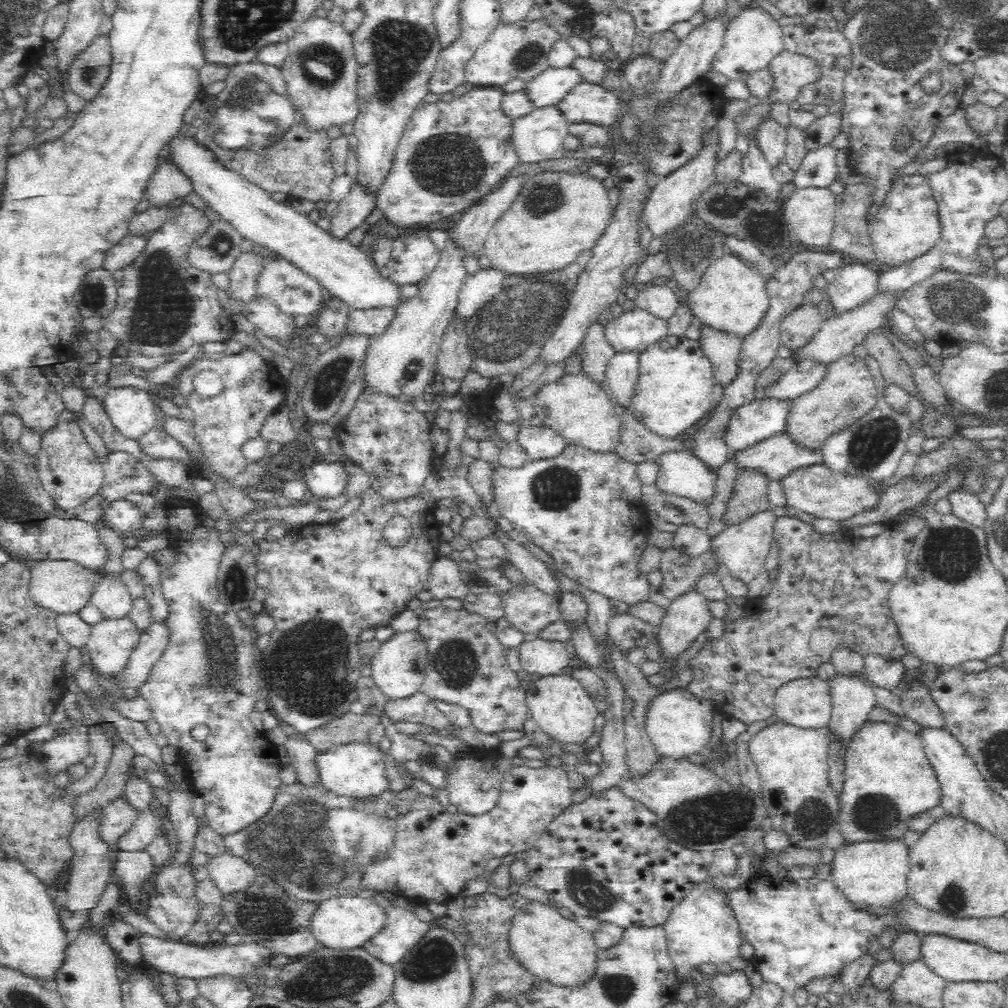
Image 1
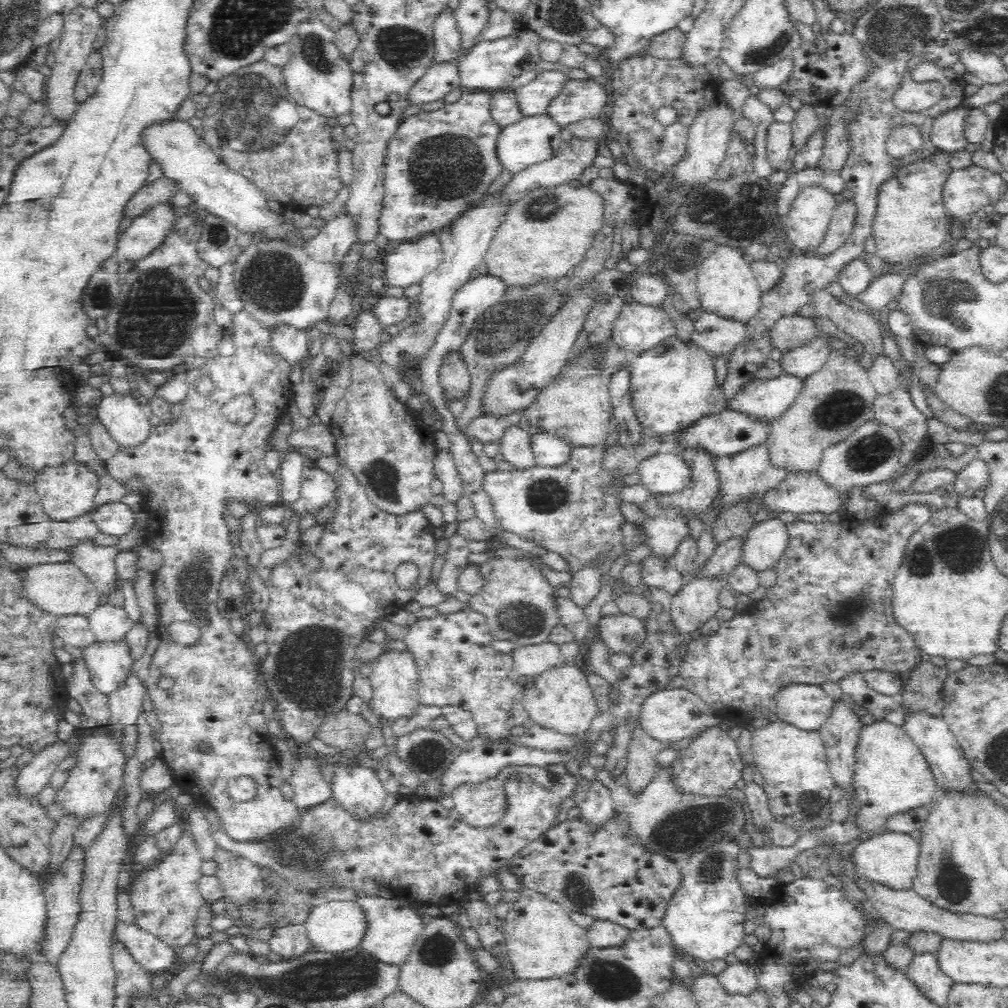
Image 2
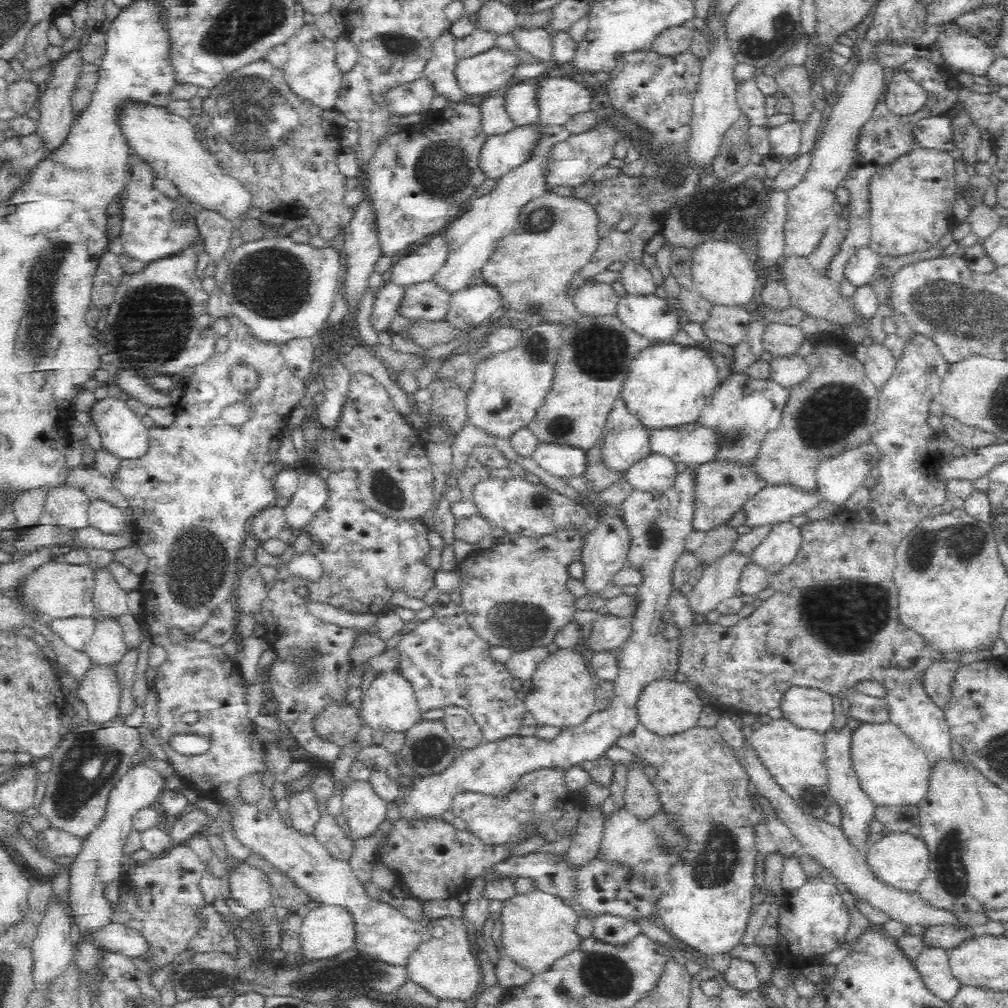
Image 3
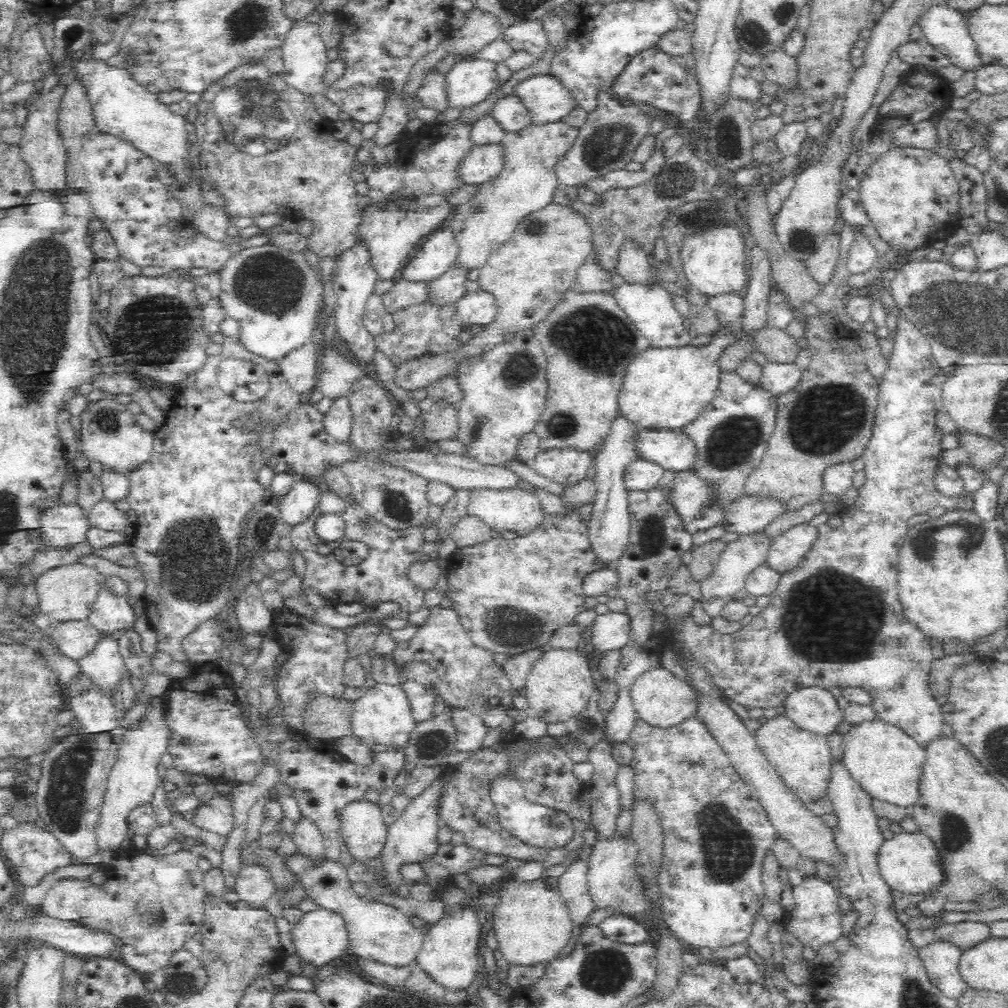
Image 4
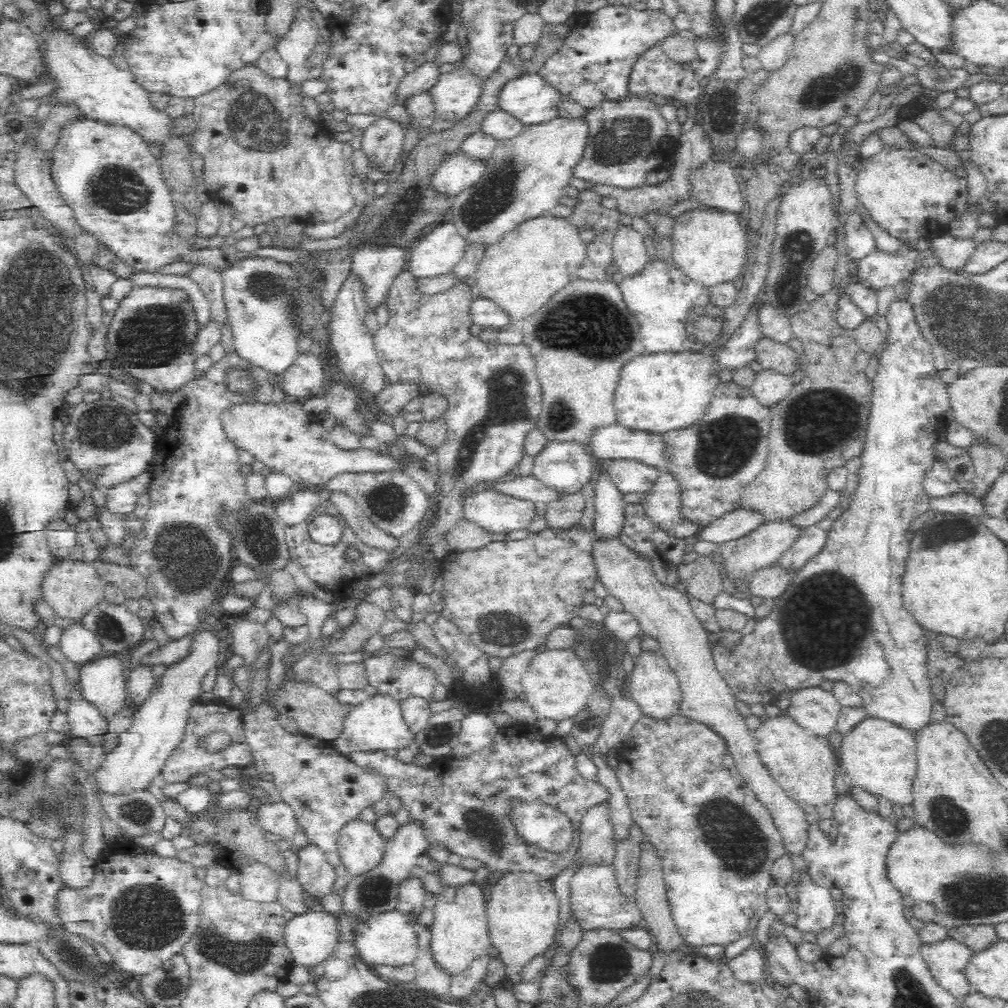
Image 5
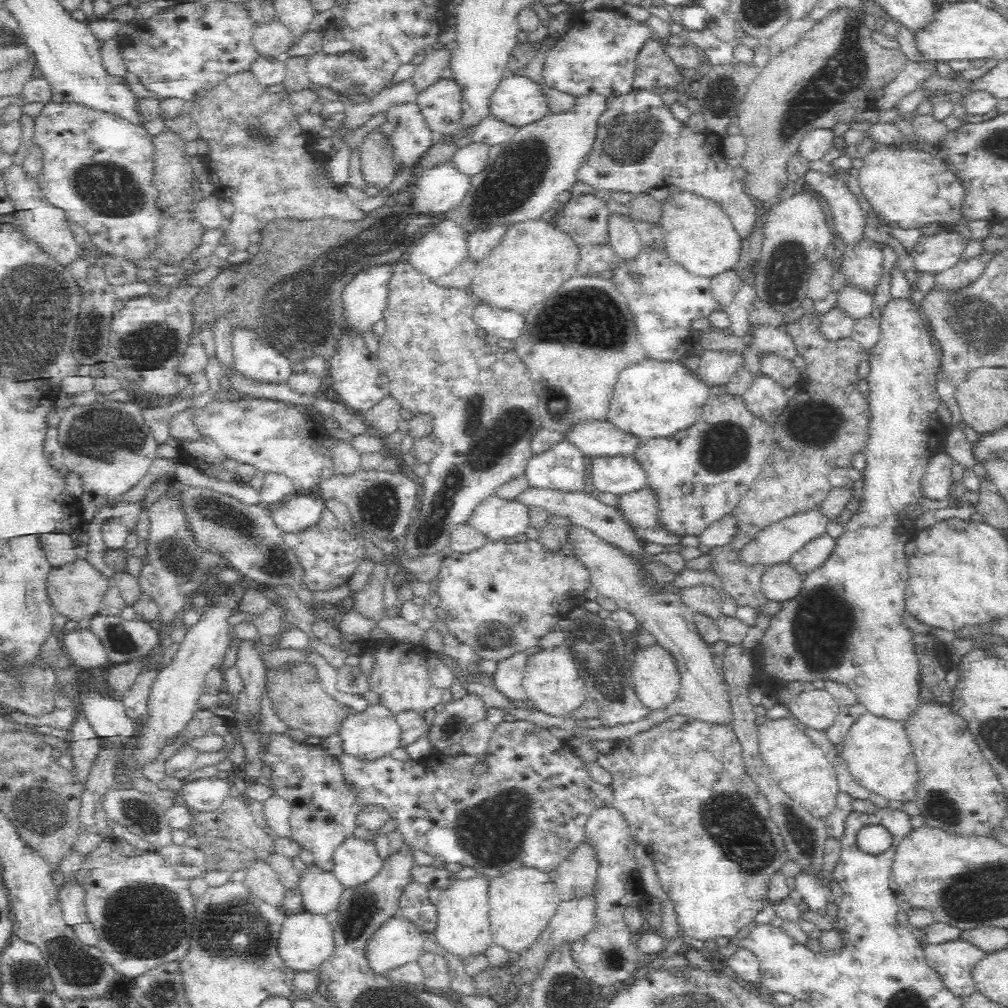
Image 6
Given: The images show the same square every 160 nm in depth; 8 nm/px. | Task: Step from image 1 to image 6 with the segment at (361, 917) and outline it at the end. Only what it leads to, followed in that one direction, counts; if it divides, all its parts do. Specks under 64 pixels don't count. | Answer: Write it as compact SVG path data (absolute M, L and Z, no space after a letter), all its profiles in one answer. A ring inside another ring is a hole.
M312 913L287 914L283 921L276 951L286 967L295 972L317 973L318 969L333 955L335 938L333 928L325 916Z

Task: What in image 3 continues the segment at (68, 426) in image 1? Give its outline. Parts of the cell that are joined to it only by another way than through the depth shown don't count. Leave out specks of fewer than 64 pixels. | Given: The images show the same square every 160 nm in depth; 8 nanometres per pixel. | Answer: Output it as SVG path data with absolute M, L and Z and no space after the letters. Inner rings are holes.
M62 484L48 489L48 498L39 524L66 527L79 531L89 525L88 506L90 499L79 487Z

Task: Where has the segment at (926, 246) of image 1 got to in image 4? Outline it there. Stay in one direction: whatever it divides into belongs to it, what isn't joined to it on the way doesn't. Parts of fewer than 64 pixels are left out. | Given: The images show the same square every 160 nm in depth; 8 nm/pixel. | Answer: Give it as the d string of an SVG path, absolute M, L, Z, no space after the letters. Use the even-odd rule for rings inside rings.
M904 147L883 152L860 177L859 200L876 232L891 248L917 249L947 239L961 220L960 185L950 165L929 149Z

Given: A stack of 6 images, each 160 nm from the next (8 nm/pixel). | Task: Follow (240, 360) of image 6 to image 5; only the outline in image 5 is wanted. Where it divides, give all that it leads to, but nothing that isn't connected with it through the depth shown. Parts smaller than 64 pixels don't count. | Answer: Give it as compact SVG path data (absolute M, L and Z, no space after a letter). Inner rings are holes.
M248 257L241 261L231 260L231 264L221 271L221 279L235 354L249 367L258 368L269 374L271 379L282 378L300 356L297 352L297 334L293 332L288 316L289 308L286 308L292 288L296 286L288 265L263 257Z

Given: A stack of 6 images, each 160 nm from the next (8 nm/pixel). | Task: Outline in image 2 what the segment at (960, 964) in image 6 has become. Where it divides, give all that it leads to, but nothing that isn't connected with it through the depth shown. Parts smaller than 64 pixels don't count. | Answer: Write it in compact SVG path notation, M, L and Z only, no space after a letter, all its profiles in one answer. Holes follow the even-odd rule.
M937 953L917 954L905 971L930 1000L940 1006L947 1006L947 998L955 982L940 968Z

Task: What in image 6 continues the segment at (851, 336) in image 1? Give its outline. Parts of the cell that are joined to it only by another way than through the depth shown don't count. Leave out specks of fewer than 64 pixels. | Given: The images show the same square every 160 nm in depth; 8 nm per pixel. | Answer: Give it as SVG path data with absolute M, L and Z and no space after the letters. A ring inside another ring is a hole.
M755 375L752 386L741 394L744 408L760 419L762 423L771 425L778 422L784 407L787 405L787 398L784 391L776 386L766 375Z

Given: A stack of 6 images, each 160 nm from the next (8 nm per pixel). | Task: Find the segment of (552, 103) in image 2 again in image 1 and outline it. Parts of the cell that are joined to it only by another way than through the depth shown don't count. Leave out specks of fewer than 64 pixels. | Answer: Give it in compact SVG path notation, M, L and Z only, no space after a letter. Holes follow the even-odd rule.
M581 79L555 104L560 116L574 124L589 122L610 127L619 116L619 99L600 84Z

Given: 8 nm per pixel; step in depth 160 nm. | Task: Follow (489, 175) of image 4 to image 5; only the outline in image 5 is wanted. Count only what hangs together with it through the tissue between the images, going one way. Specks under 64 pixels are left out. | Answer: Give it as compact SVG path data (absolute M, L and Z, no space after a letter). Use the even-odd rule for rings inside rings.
M462 152L450 155L430 176L430 185L438 196L452 200L480 180L485 163L466 158Z

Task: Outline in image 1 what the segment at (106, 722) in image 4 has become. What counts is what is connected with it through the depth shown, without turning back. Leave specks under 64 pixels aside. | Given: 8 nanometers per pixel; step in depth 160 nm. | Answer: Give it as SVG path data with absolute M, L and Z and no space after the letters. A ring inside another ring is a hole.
M128 618L119 621L102 620L92 626L91 637L83 650L90 655L91 666L99 674L101 680L114 680L124 670L130 655L138 646L140 637L140 633Z

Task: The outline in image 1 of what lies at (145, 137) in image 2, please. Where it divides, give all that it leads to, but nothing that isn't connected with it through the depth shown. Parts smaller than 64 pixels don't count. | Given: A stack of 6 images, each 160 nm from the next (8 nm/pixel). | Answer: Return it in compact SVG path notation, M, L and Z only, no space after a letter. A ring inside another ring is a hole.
M177 133L176 136L170 136L164 142L165 145L170 148L168 150L168 162L172 163L172 167L176 167L176 171L188 179L188 183L192 185L192 192L196 192L208 204L210 210L220 214L221 218L230 223L244 240L252 240L254 245L260 244L270 248L272 252L282 255L310 276L316 277L329 298L339 299L351 310L382 306L396 307L401 304L399 301L399 286L393 284L389 278L382 277L378 273L373 259L366 255L360 247L352 245L346 239L338 240L330 237L325 230L318 227L315 222L310 221L307 214L300 213L285 203L274 201L263 188L246 180L240 173L226 168L217 159L215 152L205 144L198 143L196 138Z

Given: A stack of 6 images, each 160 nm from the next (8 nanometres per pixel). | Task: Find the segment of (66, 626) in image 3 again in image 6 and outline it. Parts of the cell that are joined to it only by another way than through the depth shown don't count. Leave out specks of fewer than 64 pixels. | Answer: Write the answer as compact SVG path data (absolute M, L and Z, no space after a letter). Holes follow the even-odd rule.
M76 628L61 634L63 645L75 668L89 669L110 664L105 646L90 628Z

